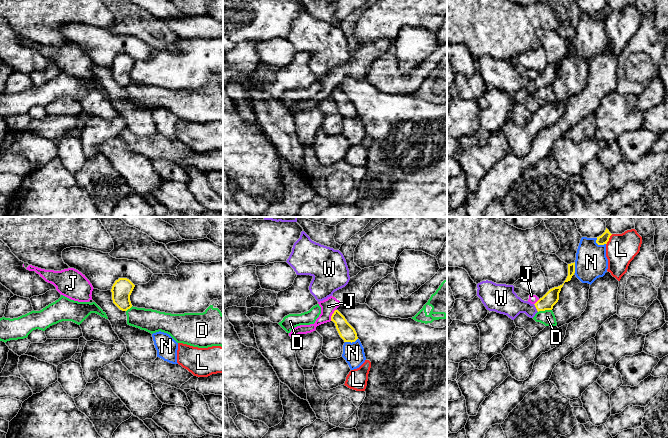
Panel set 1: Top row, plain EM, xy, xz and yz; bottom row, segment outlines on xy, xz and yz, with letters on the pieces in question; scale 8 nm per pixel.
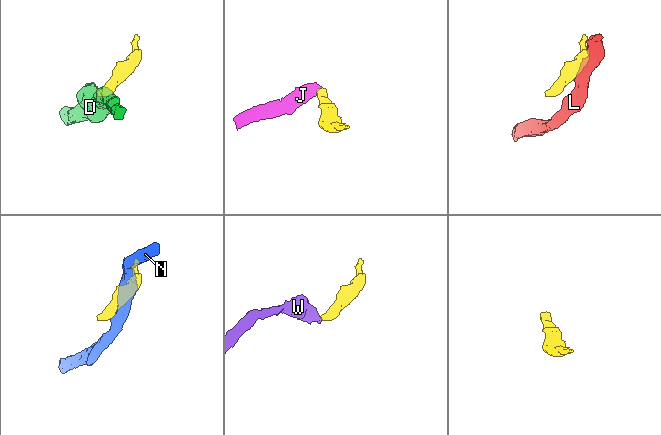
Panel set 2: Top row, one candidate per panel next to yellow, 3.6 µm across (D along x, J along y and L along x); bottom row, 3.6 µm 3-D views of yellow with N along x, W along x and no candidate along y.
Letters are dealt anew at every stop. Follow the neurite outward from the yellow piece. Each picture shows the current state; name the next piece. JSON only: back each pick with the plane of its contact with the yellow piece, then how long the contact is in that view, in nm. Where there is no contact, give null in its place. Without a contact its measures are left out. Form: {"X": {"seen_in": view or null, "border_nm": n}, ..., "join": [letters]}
{"W": {"seen_in": "yz", "border_nm": 80}, "join": ["W"]}

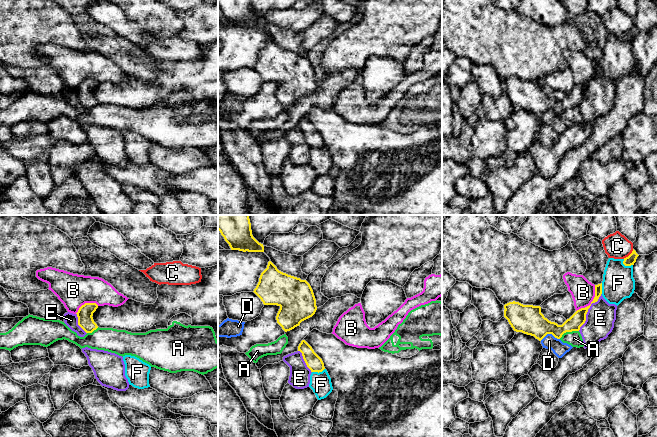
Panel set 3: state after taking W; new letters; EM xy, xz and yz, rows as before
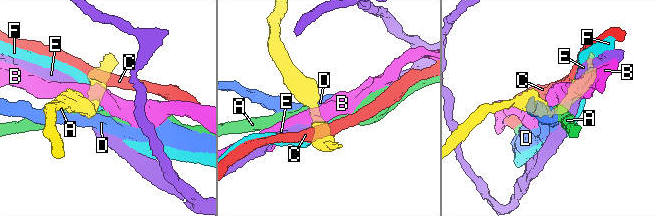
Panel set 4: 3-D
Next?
{"join": []}

